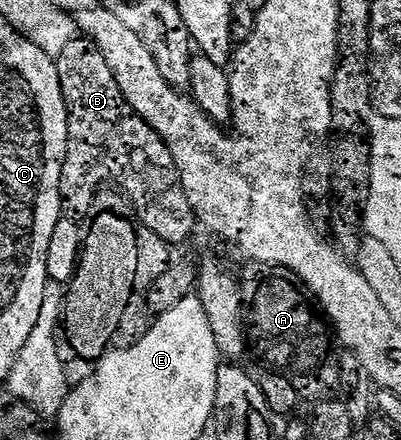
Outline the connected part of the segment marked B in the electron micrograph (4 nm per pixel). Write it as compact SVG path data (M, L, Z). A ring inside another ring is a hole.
M76 38L72 42L68 42L68 47L64 49L64 54L60 54L56 58L58 73L60 74L60 86L64 94L64 102L68 110L68 118L70 119L70 141L66 144L66 161L62 163L62 210L67 217L77 217L79 215L79 181L80 181L80 142L88 142L88 148L96 148L96 166L102 168L102 152L106 152L112 158L112 166L114 160L118 162L118 172L122 178L122 184L128 180L138 180L138 192L134 192L134 200L132 208L138 211L138 216L143 225L149 230L155 232L165 243L172 244L175 240L182 240L187 233L195 235L196 217L194 215L194 207L188 202L188 194L183 188L174 188L174 172L170 172L170 176L130 176L130 168L138 168L136 160L140 160L140 168L152 168L158 171L162 168L178 168L176 162L172 158L172 154L168 150L168 146L160 138L160 134L156 134L156 130L152 130L152 126L148 126L148 122L144 122L134 113L132 106L126 108L128 101L124 98L124 94L120 90L120 86L116 82L116 78L112 74L112 70L108 66L108 62L104 58L104 54L98 48L98 45L92 40L85 38ZM90 140L96 140L96 146L90 146ZM162 180L166 180L166 192L158 192L158 184L162 184Z

